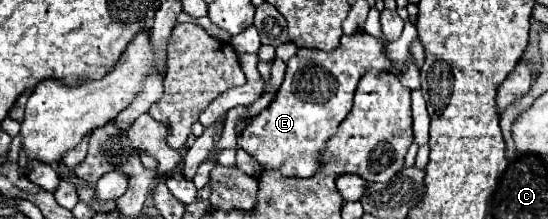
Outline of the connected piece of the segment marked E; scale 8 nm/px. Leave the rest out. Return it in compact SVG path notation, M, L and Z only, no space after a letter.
M367 32L341 36L339 46L329 54L323 50L299 48L287 62L285 80L273 102L239 134L239 148L253 156L263 170L281 170L289 176L311 178L319 170L319 154L325 148L325 142L347 118L353 104L353 92L369 70L399 74L385 54L383 40L369 36Z

